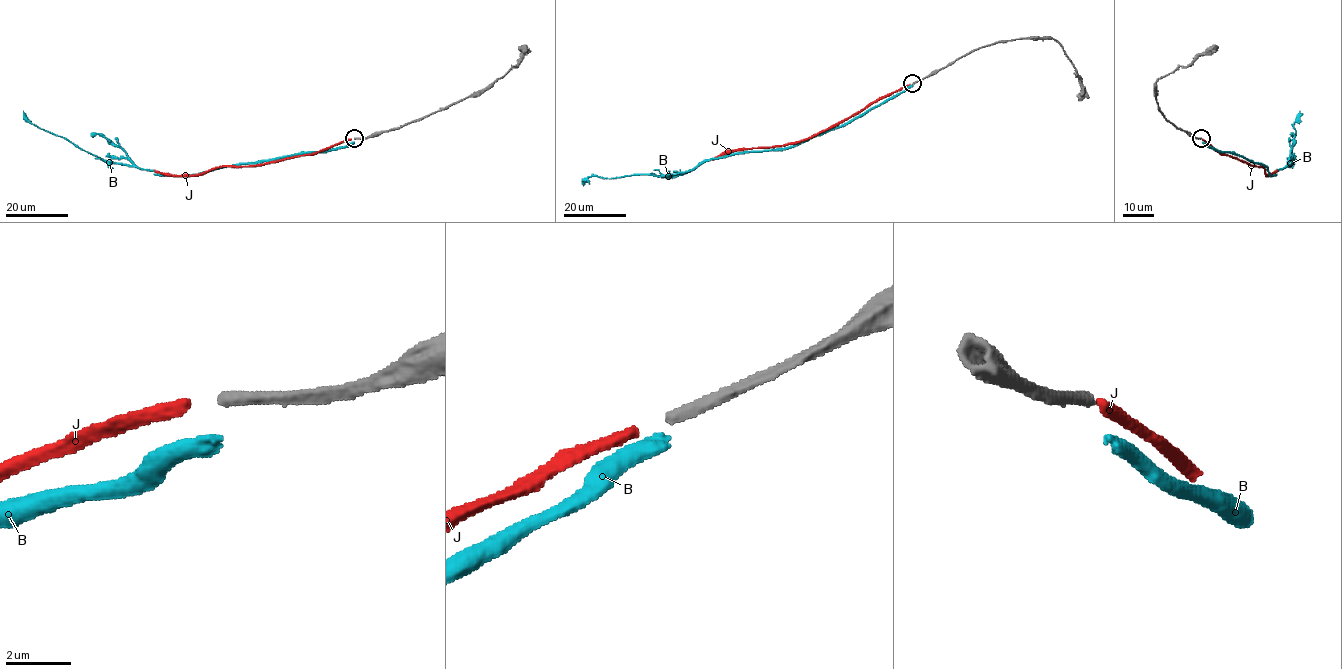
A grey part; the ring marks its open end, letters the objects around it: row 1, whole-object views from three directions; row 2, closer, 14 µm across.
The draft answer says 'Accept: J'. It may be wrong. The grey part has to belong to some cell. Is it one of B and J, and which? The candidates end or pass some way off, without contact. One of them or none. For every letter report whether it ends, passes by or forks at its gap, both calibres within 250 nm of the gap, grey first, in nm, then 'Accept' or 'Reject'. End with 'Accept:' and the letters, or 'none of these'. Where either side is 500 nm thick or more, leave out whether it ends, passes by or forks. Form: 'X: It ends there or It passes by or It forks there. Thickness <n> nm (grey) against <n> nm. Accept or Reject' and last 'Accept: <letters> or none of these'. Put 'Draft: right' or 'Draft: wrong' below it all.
B: It ends there. Thickness 360 nm (grey) against 460 nm. Reject
J: It ends there. Thickness 360 nm (grey) against 360 nm. Accept
Accept: J
Draft: right

